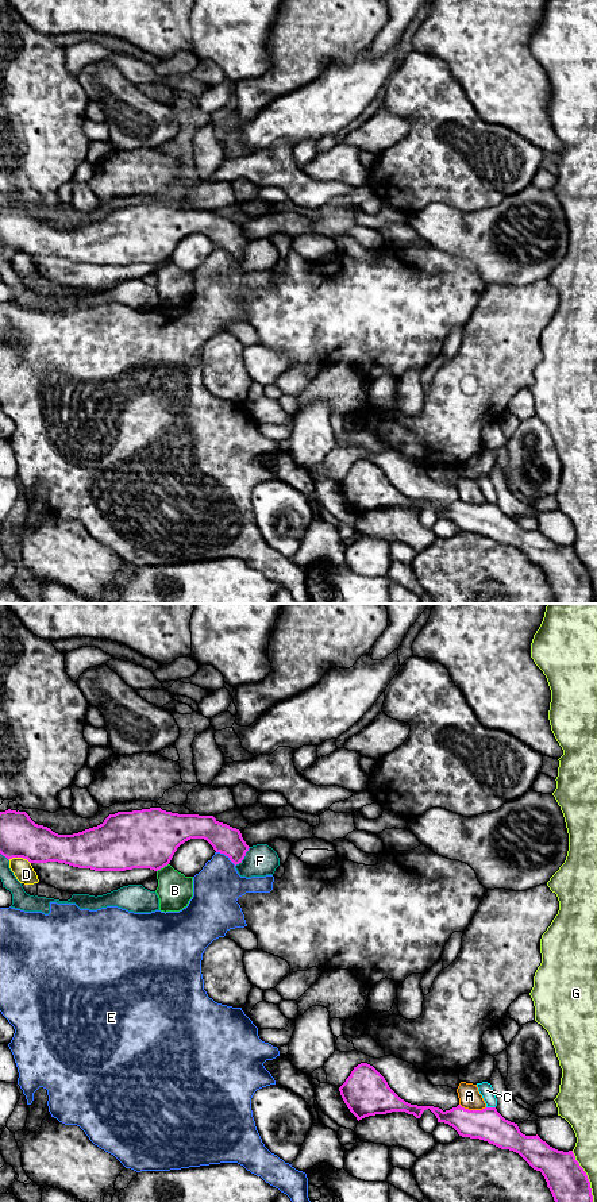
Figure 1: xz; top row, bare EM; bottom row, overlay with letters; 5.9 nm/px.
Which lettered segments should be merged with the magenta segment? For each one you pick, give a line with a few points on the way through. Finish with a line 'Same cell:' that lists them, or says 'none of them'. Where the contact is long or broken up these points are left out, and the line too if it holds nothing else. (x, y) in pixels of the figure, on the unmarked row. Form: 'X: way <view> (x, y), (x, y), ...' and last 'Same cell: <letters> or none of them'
Same cell: F

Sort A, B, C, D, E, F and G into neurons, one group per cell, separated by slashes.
A / B / C / D / E / F / G

